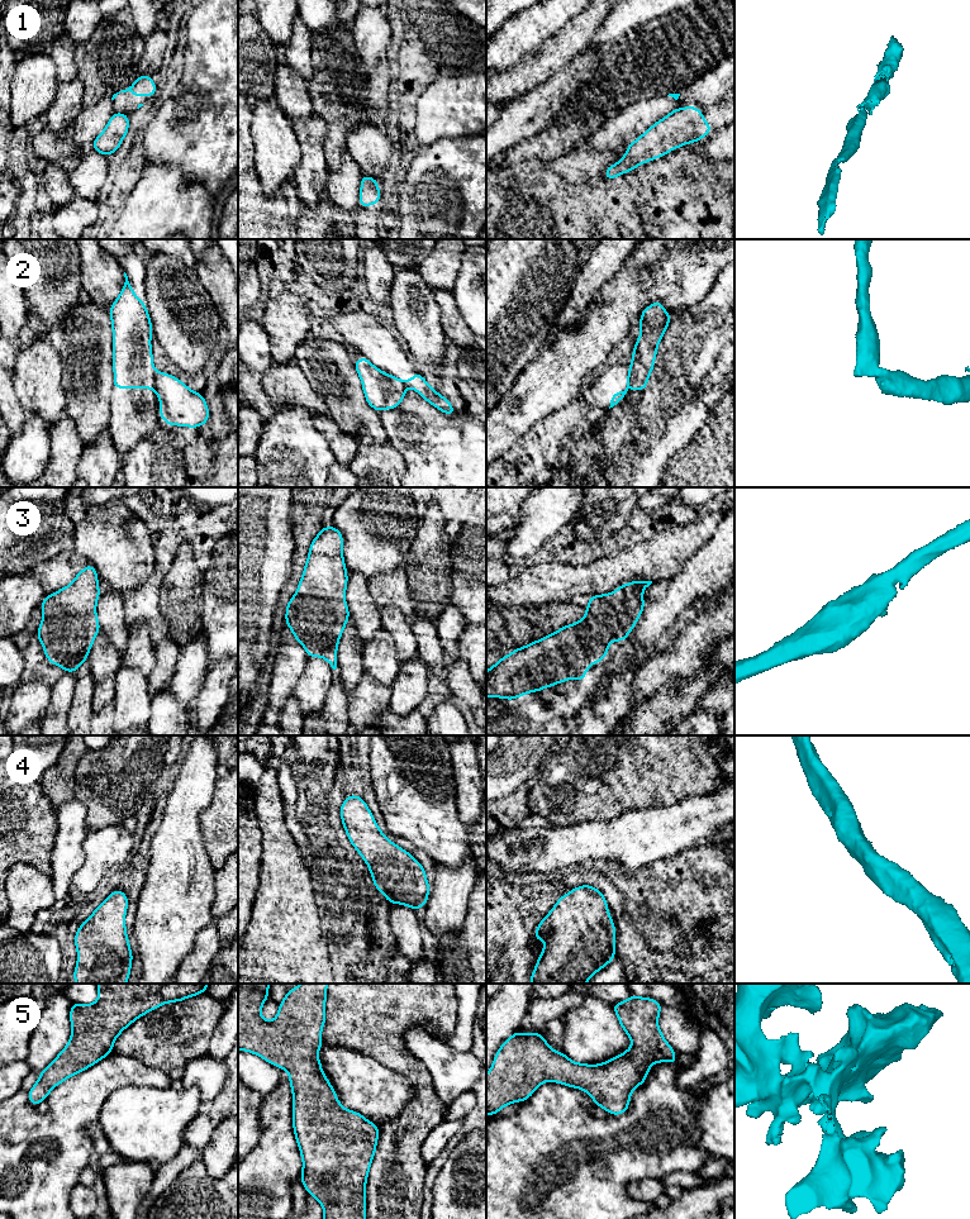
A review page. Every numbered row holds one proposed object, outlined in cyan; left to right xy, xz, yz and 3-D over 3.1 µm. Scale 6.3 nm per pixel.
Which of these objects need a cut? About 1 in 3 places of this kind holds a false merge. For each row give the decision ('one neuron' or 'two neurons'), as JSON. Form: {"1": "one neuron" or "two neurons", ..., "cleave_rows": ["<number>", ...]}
{"1": "two neurons", "2": "two neurons", "3": "one neuron", "4": "one neuron", "5": "one neuron", "cleave_rows": ["1", "2"]}

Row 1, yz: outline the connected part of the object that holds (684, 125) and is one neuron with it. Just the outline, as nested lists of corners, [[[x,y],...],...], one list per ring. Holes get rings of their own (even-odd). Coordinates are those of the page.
[[[688,105],[676,109],[627,146],[624,157],[607,167],[604,178],[612,180],[633,171],[639,165],[662,157],[684,144],[699,142],[710,132],[712,125],[705,122],[703,113],[696,106]]]

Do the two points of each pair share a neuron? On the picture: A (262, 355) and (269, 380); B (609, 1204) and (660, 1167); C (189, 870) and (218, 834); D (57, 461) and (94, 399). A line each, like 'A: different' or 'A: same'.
A: different
B: same
C: different
D: different

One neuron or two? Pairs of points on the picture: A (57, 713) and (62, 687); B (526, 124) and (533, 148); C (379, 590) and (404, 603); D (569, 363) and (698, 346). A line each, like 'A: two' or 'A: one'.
A: one
B: two
C: one
D: two

